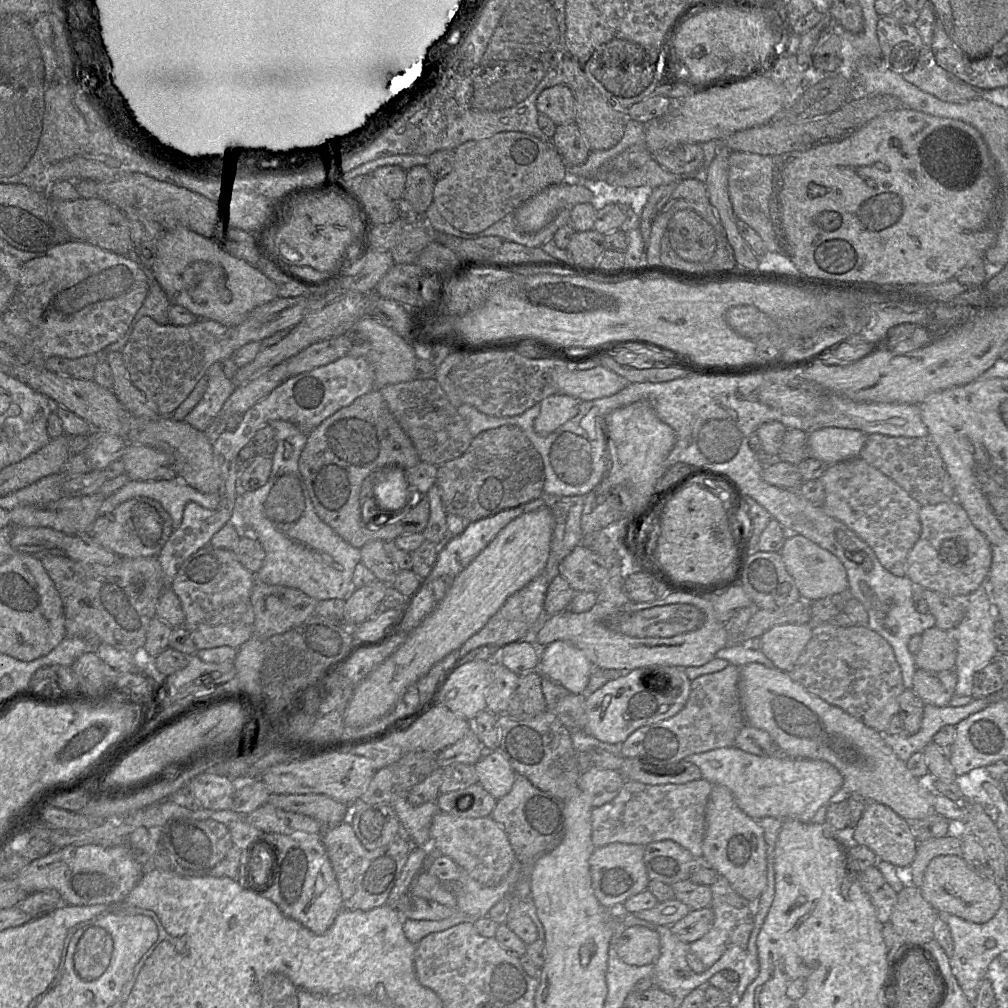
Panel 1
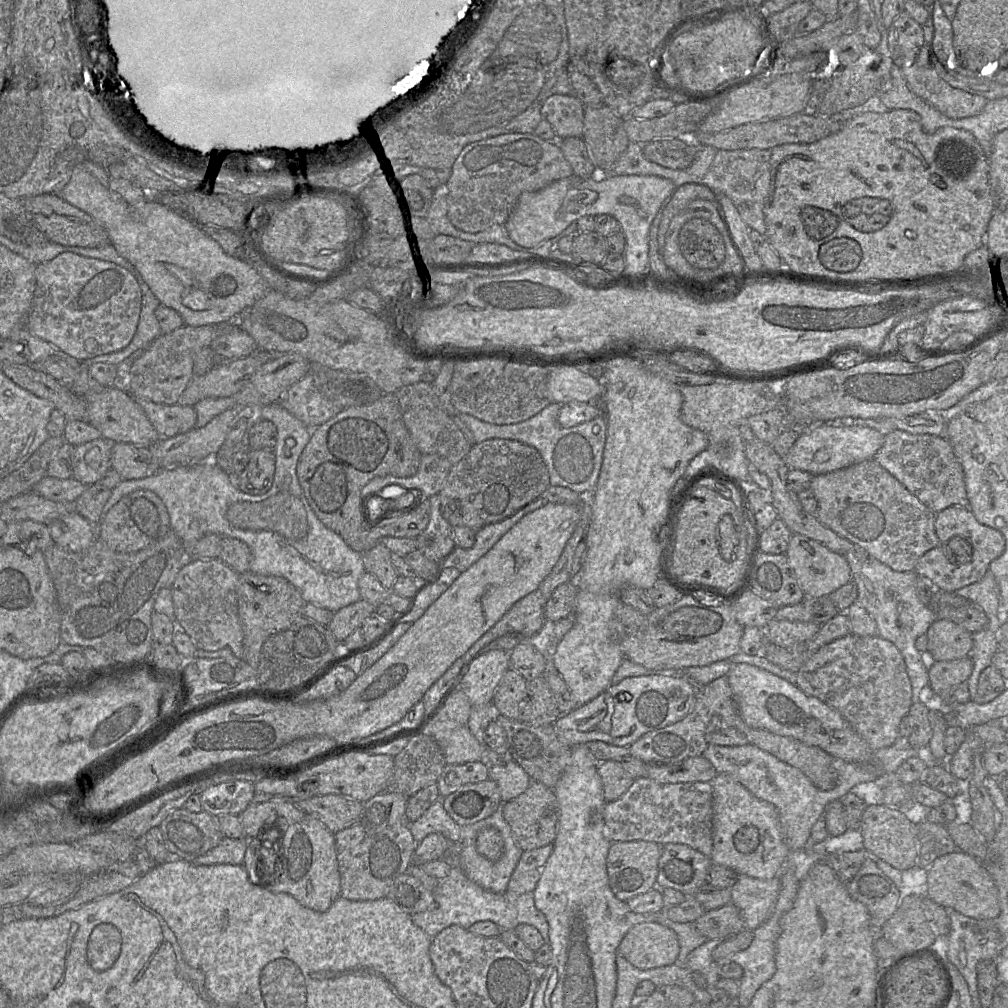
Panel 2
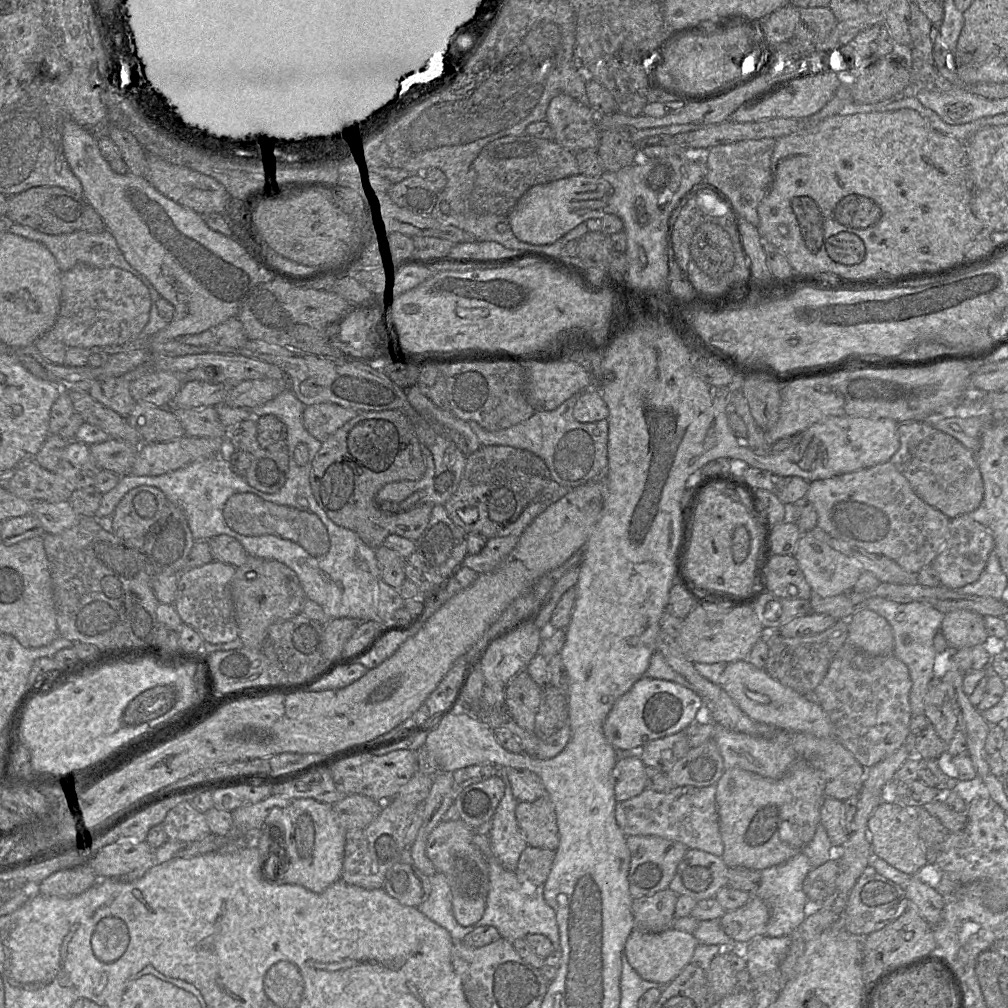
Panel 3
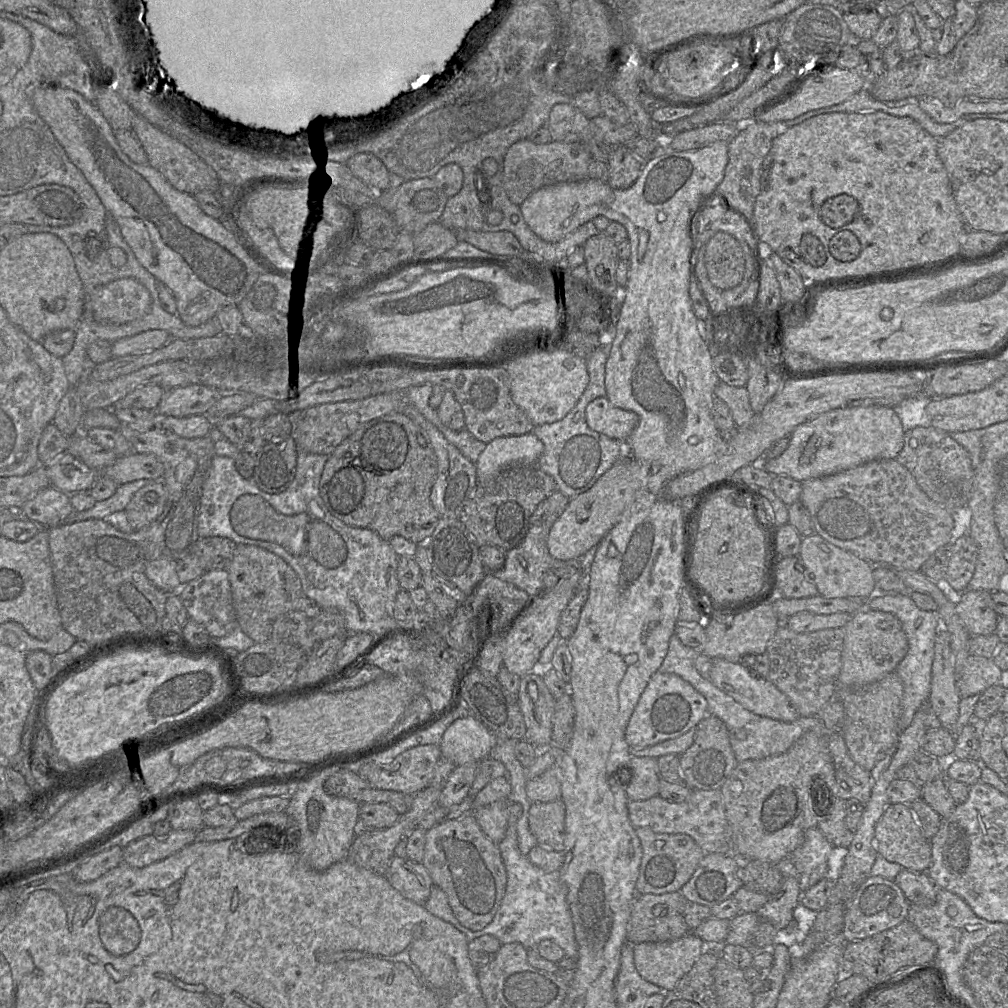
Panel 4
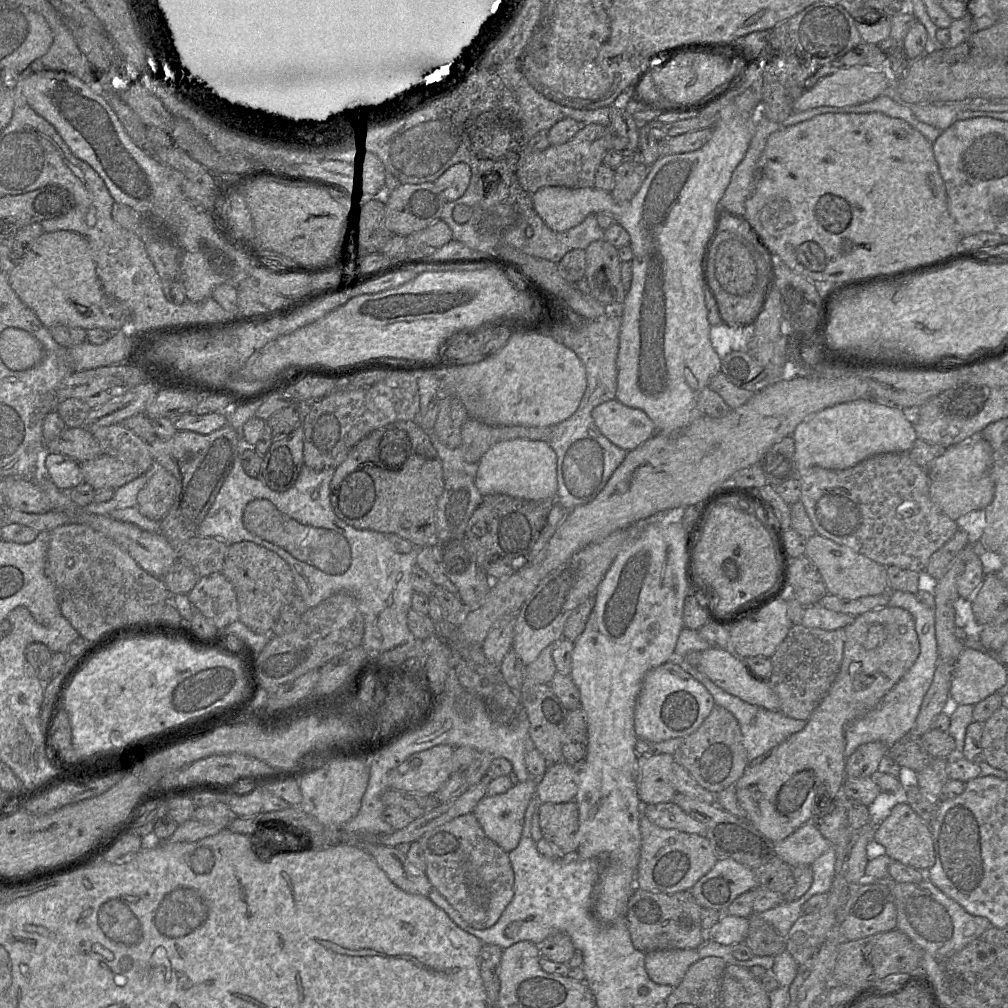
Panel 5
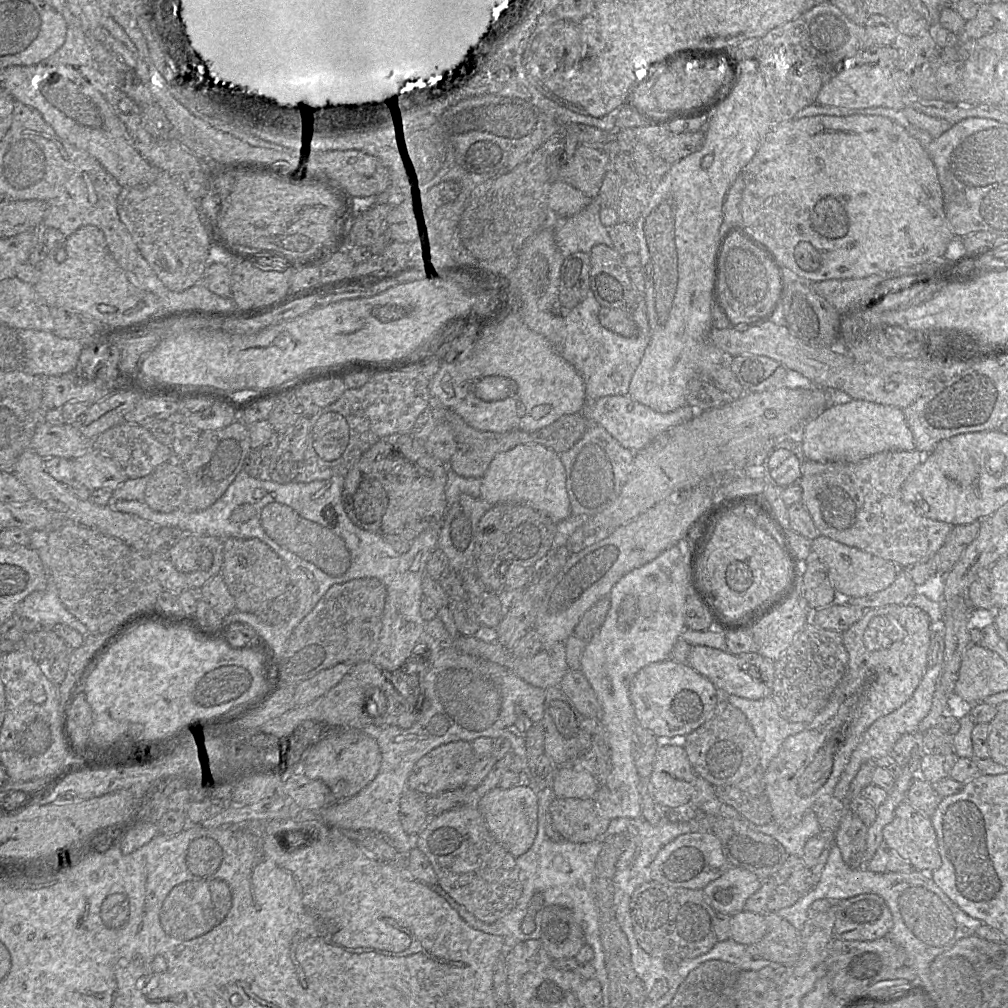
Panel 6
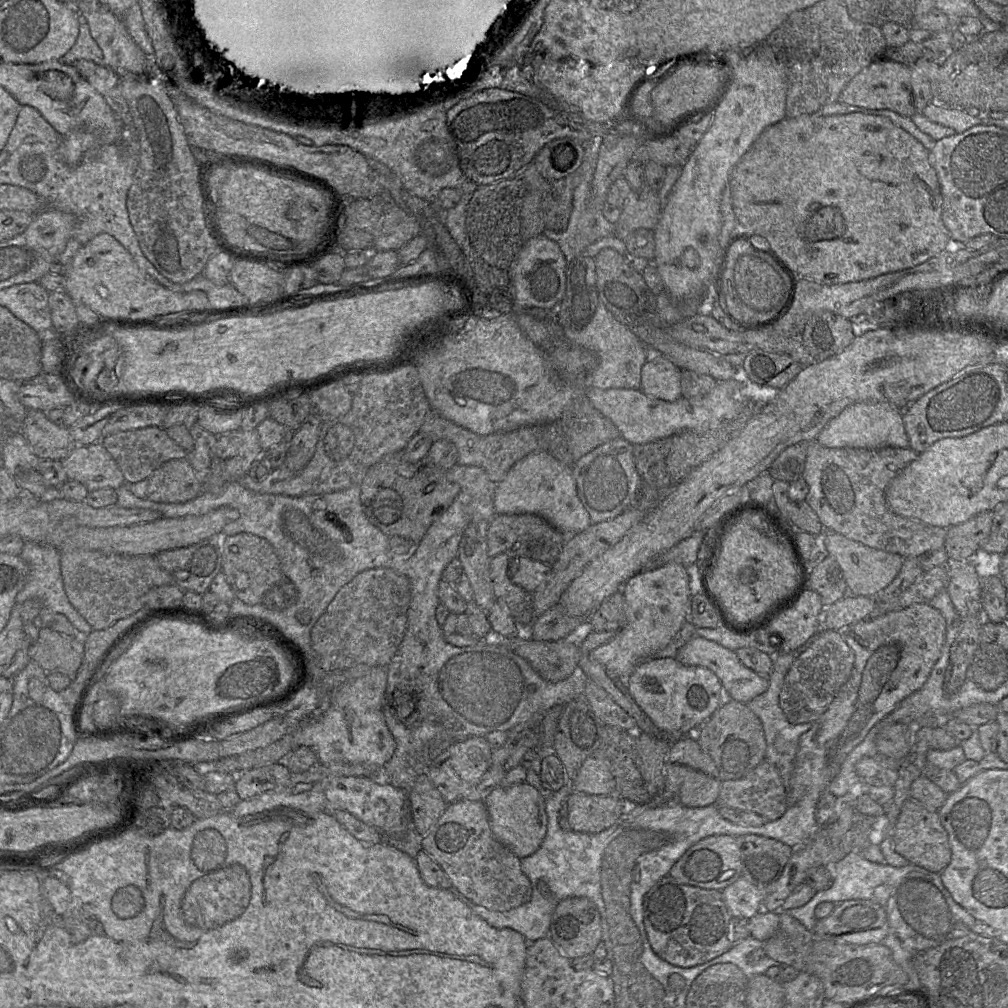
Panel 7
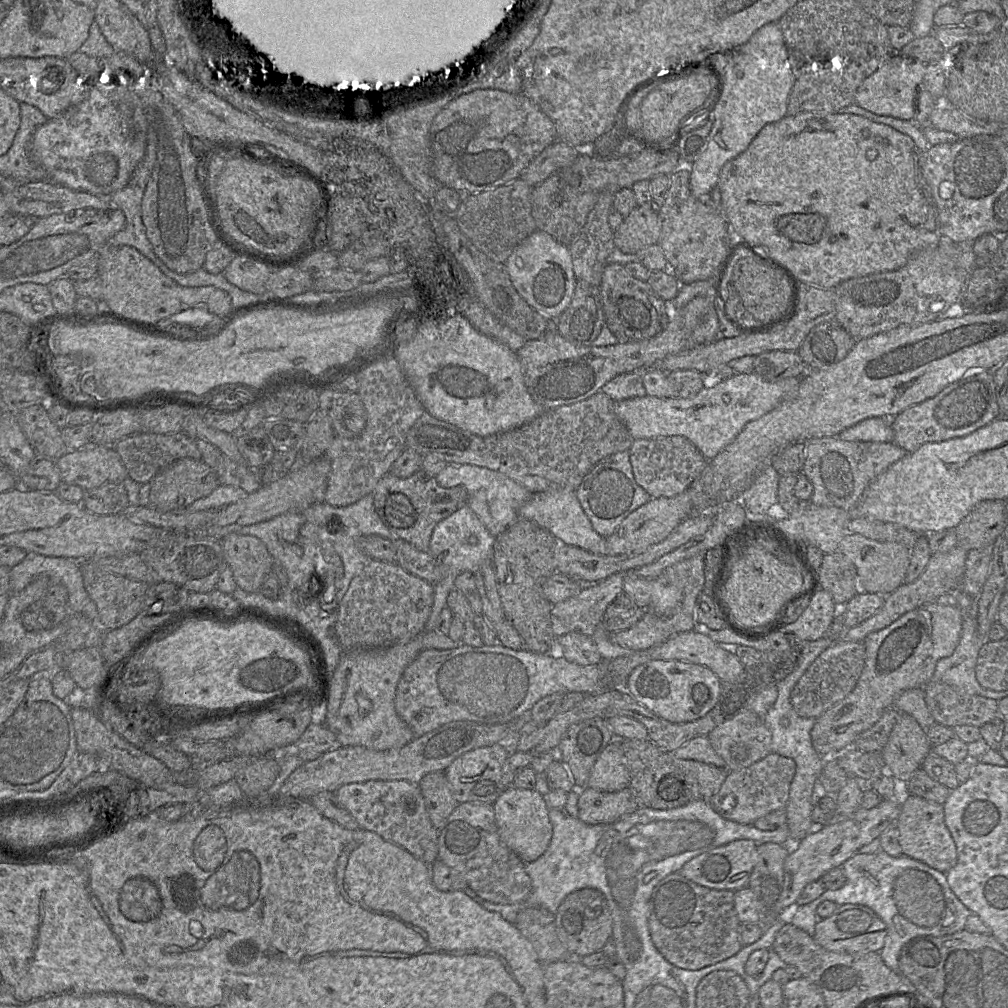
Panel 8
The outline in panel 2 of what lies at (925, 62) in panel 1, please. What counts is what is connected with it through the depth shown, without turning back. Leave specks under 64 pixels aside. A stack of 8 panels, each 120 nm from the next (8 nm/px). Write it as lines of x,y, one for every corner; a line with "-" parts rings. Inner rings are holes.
931,46
919,50
913,64
902,69
909,89
943,115
962,119
979,114
988,100
979,95
957,89
944,81
931,63

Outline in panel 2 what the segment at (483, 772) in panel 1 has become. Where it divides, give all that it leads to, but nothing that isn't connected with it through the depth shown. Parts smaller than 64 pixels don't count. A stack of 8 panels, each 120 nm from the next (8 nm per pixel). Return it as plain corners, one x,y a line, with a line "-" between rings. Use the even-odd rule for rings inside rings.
508,756
489,765
489,779
497,783
502,803
509,802
528,788
531,778
523,768

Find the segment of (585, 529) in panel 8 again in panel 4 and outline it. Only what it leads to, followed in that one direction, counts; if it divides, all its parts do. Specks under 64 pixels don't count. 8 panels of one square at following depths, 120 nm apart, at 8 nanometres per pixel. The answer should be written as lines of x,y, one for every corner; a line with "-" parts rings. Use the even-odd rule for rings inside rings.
532,432
494,438
486,443
475,463
477,484
489,483
506,467
536,464
543,450
542,441

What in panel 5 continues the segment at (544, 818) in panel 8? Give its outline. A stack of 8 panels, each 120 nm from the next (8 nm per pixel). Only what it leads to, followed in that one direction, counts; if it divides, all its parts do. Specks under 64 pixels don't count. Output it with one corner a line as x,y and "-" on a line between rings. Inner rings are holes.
529,778
506,793
484,797
473,811
487,837
507,853
521,840
525,812
536,797
536,787
537,782

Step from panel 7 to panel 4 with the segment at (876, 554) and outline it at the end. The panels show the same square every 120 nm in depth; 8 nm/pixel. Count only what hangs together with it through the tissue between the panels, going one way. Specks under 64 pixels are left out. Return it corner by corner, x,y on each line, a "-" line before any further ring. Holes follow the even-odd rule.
817,533
802,537
798,553
818,595
825,598
870,599
877,593
873,578
874,565
826,541

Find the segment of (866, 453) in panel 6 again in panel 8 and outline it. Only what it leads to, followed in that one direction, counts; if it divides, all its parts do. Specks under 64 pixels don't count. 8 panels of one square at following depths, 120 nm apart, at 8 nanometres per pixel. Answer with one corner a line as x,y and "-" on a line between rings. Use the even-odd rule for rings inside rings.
873,417
873,418
868,418
868,419
862,420
861,422
855,424
854,426
851,426
845,430
843,430
838,436
833,436
833,437
839,437
843,441
850,441
850,442
858,441
858,442
891,443
891,442
893,442
894,433
893,433
892,426
891,426
890,418

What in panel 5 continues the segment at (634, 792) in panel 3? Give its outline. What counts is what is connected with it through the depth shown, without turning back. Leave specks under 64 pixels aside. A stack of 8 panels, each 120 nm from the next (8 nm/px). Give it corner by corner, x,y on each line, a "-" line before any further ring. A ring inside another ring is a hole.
673,754
640,755
638,795
644,804
673,802
676,790
672,784

